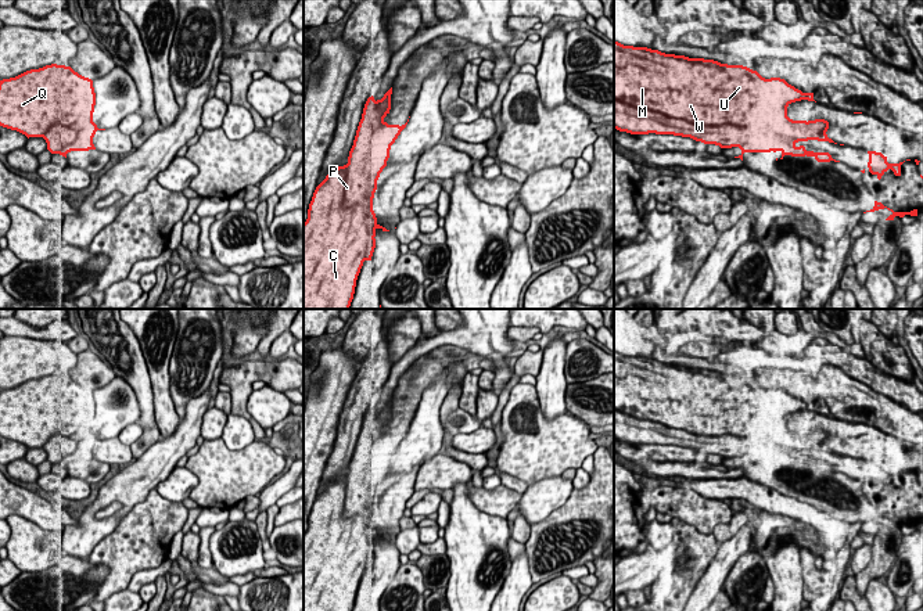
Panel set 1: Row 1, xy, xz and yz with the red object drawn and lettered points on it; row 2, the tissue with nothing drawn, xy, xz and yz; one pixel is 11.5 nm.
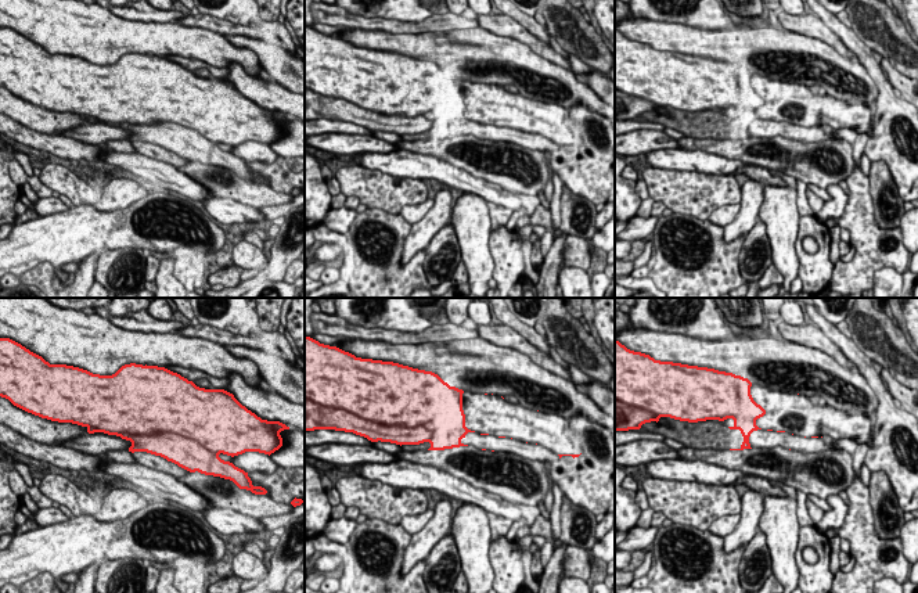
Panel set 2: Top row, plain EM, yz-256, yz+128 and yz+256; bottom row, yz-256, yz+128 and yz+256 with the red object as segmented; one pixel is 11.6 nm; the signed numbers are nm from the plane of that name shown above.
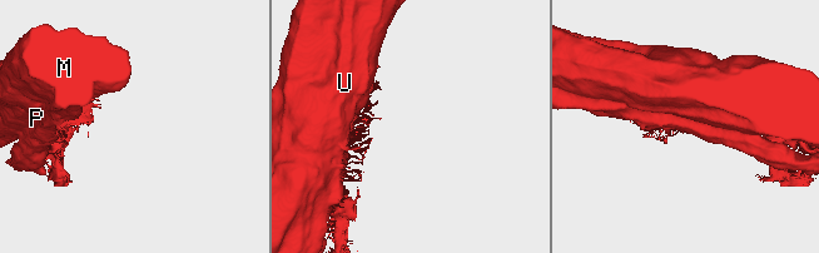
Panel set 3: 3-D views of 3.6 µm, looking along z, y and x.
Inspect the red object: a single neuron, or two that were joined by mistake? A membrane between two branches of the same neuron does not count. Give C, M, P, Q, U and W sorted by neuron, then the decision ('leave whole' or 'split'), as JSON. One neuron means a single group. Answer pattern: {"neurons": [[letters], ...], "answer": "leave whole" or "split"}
{"neurons": [["C", "M", "Q", "U", "W"], ["P"]], "answer": "split"}

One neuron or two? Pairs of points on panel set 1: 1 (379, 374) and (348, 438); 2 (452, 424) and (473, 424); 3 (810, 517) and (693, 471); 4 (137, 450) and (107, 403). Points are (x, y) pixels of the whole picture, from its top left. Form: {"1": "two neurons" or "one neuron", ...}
{"1": "one neuron", "2": "one neuron", "3": "two neurons", "4": "two neurons"}

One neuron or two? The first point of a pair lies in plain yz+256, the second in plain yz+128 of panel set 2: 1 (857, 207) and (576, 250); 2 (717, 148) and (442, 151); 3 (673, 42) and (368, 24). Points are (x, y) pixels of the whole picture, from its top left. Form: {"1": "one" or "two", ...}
{"1": "one", "2": "one", "3": "two"}

